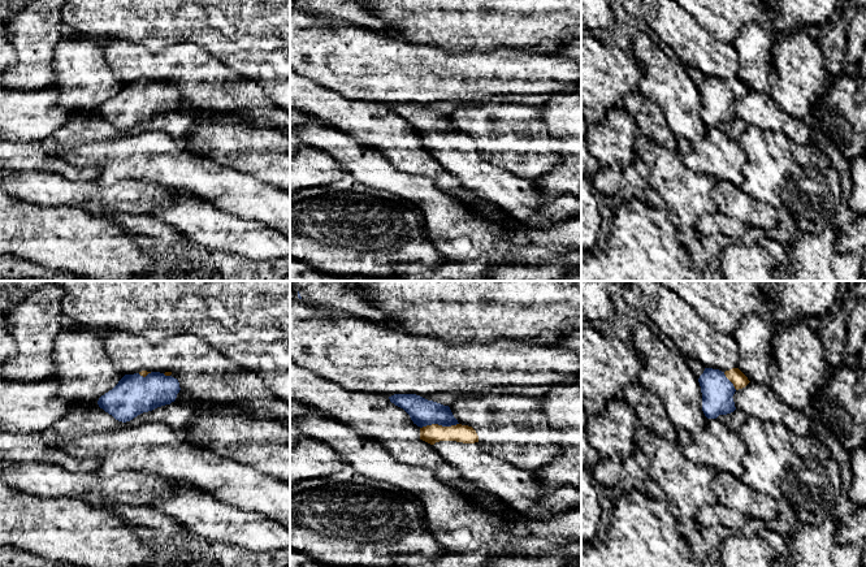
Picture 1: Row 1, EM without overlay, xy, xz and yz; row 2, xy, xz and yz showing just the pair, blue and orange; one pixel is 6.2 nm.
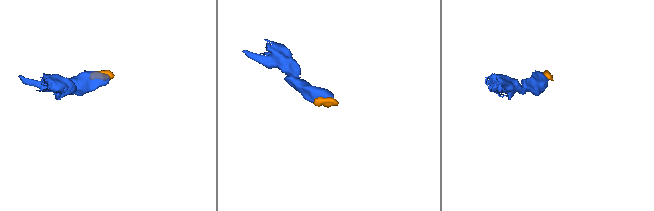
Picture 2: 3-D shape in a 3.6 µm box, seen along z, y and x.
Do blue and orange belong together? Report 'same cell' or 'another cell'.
same cell

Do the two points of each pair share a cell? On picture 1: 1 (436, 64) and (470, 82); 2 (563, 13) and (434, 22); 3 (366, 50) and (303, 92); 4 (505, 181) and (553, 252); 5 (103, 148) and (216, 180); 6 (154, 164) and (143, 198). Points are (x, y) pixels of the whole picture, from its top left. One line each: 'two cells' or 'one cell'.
1: one cell
2: one cell
3: two cells
4: two cells
5: one cell
6: two cells

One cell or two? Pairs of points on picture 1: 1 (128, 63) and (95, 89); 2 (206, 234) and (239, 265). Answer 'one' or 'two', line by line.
1: two
2: two

